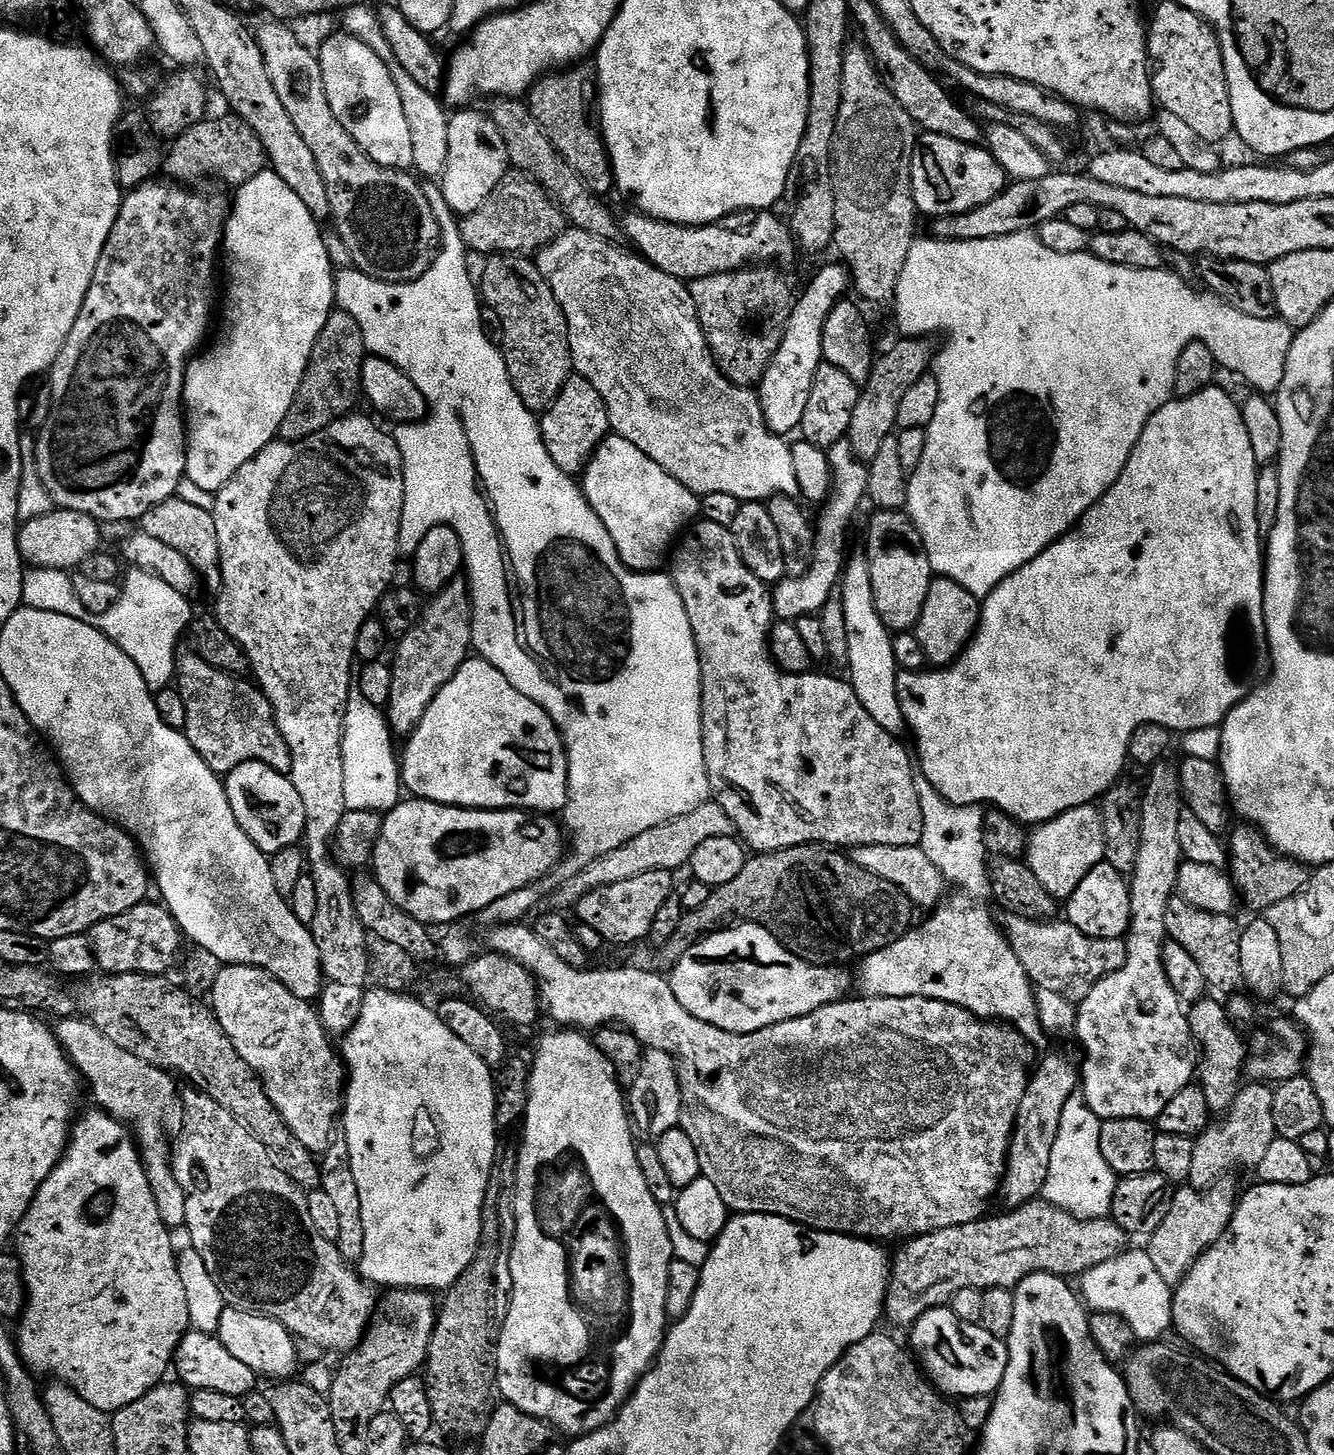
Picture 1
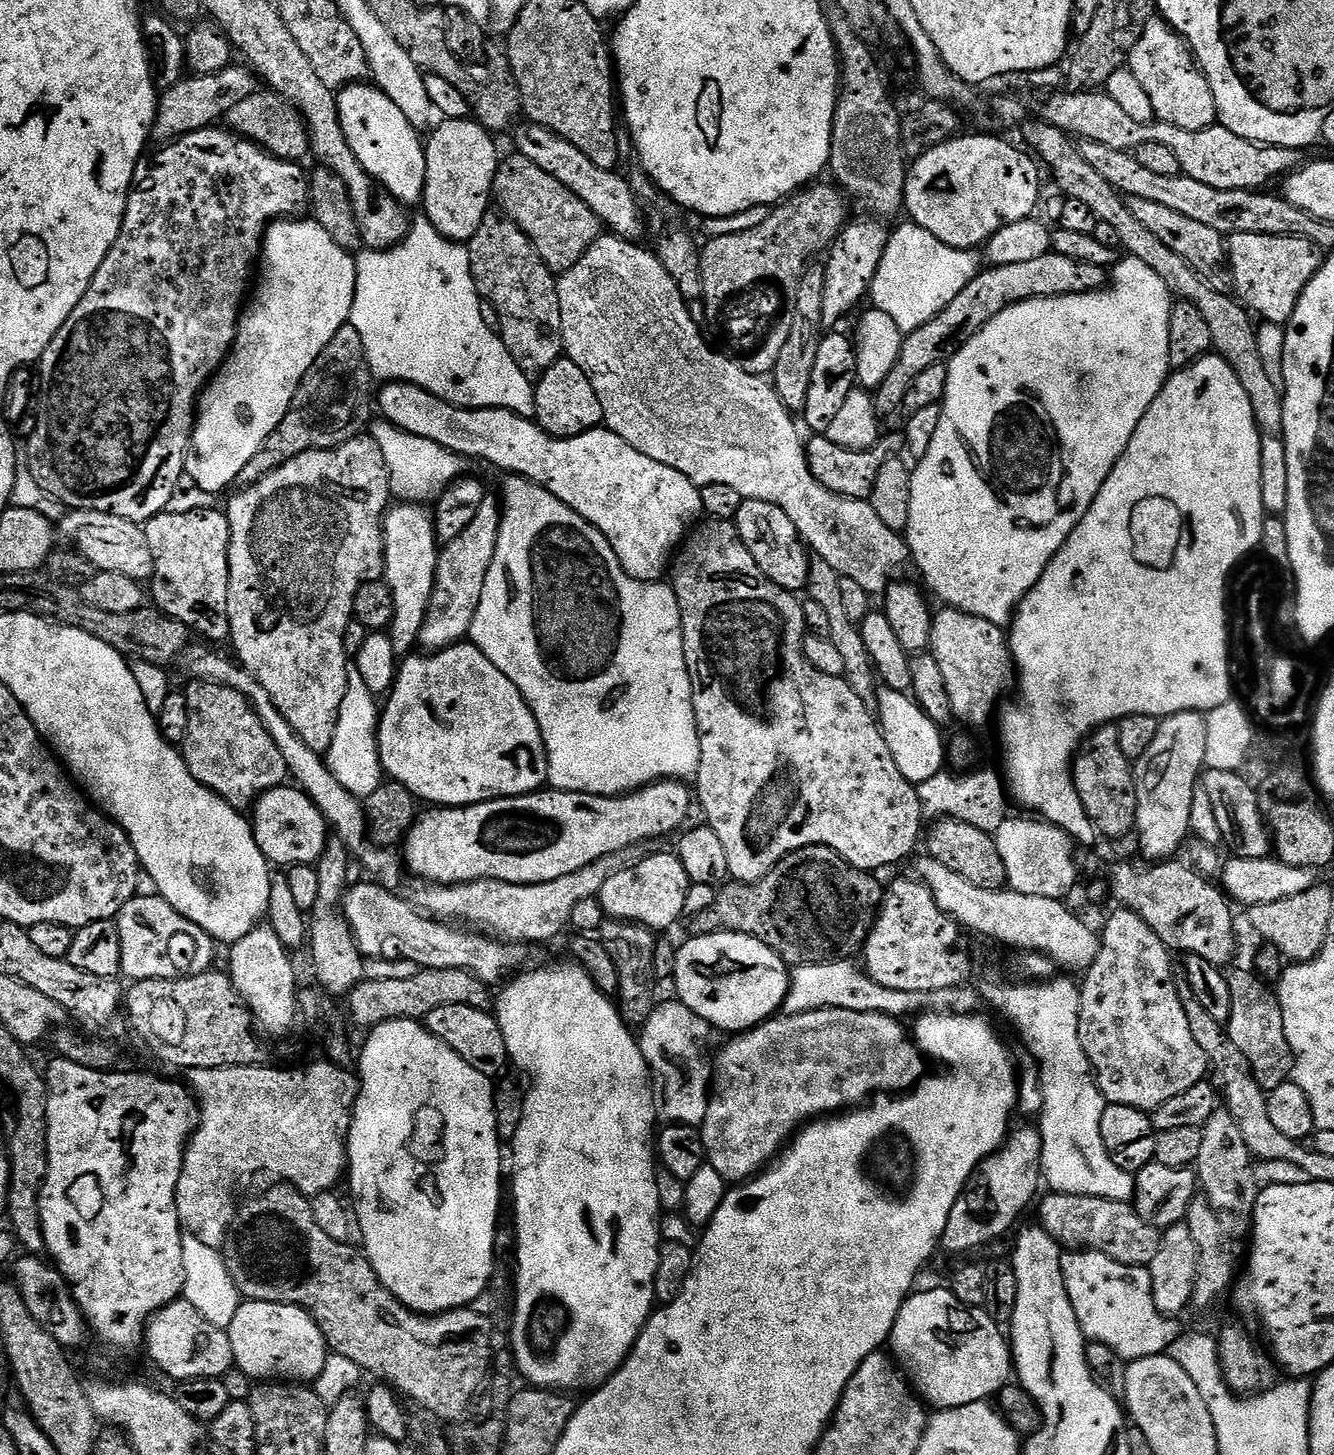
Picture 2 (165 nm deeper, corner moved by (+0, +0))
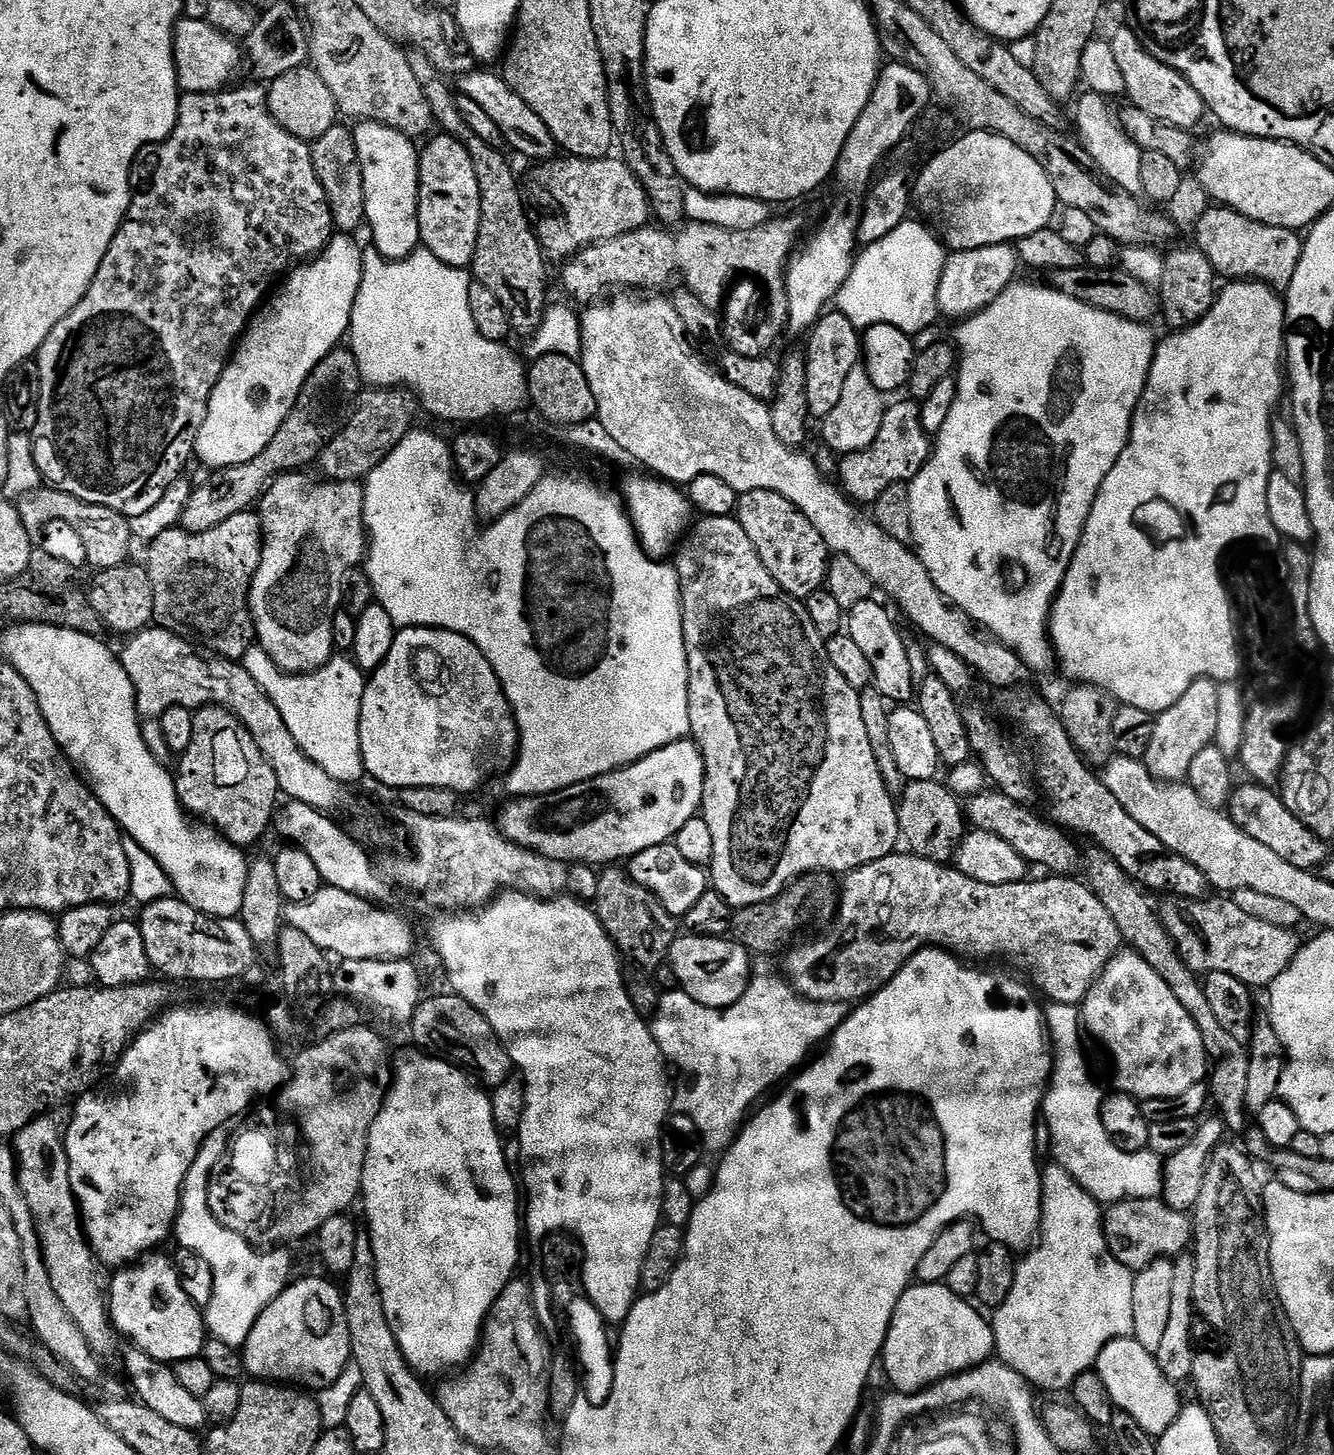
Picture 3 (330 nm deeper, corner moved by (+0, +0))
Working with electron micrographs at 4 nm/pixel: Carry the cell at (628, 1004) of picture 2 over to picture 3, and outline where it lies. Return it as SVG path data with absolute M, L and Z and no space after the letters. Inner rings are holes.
M608 866L599 873L598 898L594 902L596 917L602 922L606 934L616 945L616 951L625 961L633 960L635 967L640 970L655 970L668 959L668 952L678 935L677 917L668 913L662 902L653 892L638 886L638 882L630 879L627 871L620 866Z

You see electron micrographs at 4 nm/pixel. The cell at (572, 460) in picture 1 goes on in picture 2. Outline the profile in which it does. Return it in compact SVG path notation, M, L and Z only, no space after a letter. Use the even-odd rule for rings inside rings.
M567 358L555 360L545 372L541 372L534 384L536 394L535 421L542 430L558 438L574 438L578 434L603 425L602 402L590 386L590 378L578 370L574 361Z

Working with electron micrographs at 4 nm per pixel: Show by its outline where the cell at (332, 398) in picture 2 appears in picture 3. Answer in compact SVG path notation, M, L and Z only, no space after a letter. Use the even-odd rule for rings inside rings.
M344 346L333 348L306 378L286 422L282 422L282 426L278 426L278 434L270 438L270 446L266 446L258 458L213 471L205 484L197 483L181 514L179 527L185 528L187 532L214 530L214 526L222 526L226 518L234 518L234 514L249 511L277 476L307 469L311 460L312 463L319 461L324 447L344 429L344 424L352 417L361 391L362 381L354 354Z

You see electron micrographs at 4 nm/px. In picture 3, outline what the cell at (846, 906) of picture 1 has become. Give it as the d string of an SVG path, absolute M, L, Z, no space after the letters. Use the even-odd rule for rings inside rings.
M810 872L806 876L799 876L773 900L758 906L735 909L731 935L735 943L747 948L749 953L760 958L771 957L771 952L778 951L783 944L793 943L792 935L799 928L812 928L815 924L831 925L836 918L836 909L840 907L840 889L837 877L826 872Z

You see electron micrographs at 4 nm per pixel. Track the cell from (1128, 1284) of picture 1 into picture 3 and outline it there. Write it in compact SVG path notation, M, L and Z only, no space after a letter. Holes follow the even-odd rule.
M1055 1162L1049 1164L1049 1168L1047 1165L1043 1169L1040 1178L1042 1206L1040 1207L1038 1243L1025 1255L1029 1256L1024 1261L1019 1261L1016 1264L1016 1277L1010 1286L1010 1294L1006 1294L1006 1302L1002 1302L1002 1306L995 1309L993 1316L996 1317L991 1317L990 1323L996 1343L994 1352L1001 1364L1013 1368L1022 1376L1025 1384L1033 1389L1045 1388L1048 1392L1067 1393L1071 1389L1072 1383L1078 1378L1078 1374L1089 1371L1095 1365L1098 1354L1111 1340L1123 1340L1132 1336L1134 1330L1134 1272L1133 1269L1122 1266L1122 1262L1118 1262L1118 1258L1114 1258L1114 1254L1110 1250L1108 1239L1104 1233L1104 1212L1100 1201L1093 1198L1061 1164Z

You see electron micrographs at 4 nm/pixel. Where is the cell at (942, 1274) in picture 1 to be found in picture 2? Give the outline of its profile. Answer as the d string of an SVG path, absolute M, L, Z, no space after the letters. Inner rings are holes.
M1052 1192L1042 1200L1039 1201L1039 1227L1050 1233L1065 1249L1101 1252L1114 1258L1114 1262L1137 1266L1151 1265L1154 1254L1158 1254L1161 1229L1142 1222L1131 1203L1065 1192Z

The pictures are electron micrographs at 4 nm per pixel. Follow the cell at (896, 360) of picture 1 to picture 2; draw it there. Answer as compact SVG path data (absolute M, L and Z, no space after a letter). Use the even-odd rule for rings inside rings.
M1054 251L1042 254L1042 258L1034 258L1027 262L1010 262L1009 264L988 266L985 269L985 272L984 269L977 271L974 279L958 294L958 298L954 298L954 302L946 305L935 318L922 326L918 326L913 332L907 333L903 337L901 353L898 354L898 360L894 363L894 368L890 370L890 374L887 374L885 380L874 389L877 412L887 414L887 412L894 411L895 408L899 409L906 398L906 390L910 390L910 382L914 382L914 378L918 378L918 374L922 374L922 370L927 370L930 366L943 364L951 360L954 353L966 341L974 338L974 334L981 332L995 316L1002 314L1002 310L1027 300L1045 300L1055 296L1073 296L1083 292L1099 292L1110 280L1109 269L1102 266L1090 266L1086 262L1066 258L1066 254L1058 254Z

